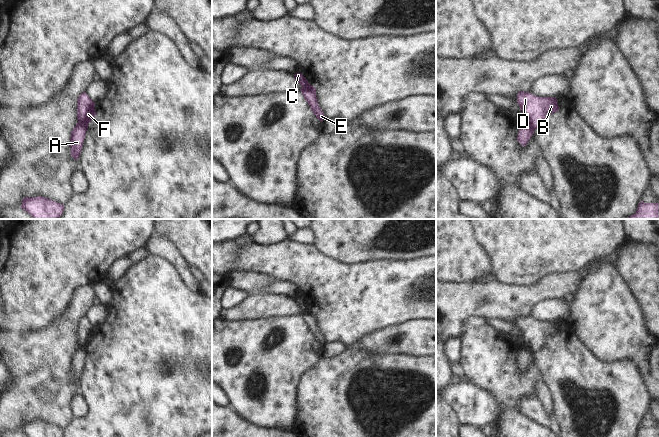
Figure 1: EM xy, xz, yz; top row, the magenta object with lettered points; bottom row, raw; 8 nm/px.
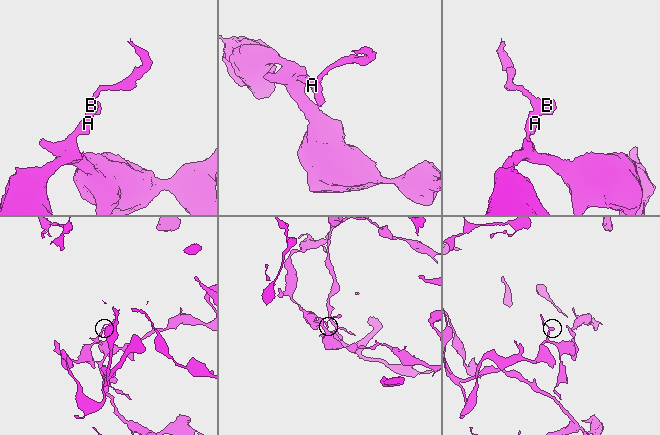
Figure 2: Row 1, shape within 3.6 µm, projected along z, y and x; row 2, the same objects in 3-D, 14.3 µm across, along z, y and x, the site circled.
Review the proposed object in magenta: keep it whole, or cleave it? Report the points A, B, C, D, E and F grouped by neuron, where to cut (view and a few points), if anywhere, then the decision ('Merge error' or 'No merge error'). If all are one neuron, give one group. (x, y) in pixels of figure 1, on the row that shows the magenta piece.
Groups: A C / B D E F. Split along yz (523, 121), (533, 130). Merge error.

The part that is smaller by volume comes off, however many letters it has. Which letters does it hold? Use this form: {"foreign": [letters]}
{"foreign": ["B", "D", "E", "F"]}

